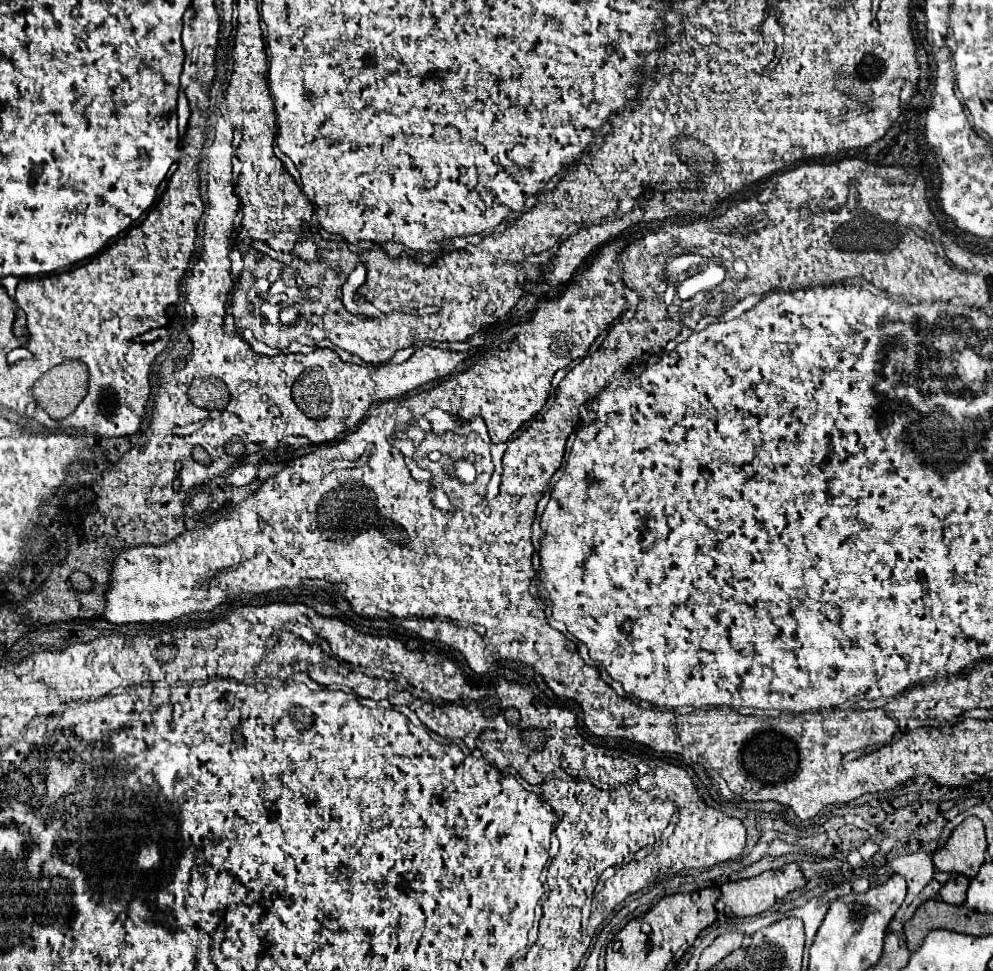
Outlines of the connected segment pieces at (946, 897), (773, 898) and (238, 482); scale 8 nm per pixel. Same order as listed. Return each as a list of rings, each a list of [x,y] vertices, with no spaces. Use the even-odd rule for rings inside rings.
[[[955,876],[951,878],[941,890],[939,890],[939,896],[943,902],[947,904],[963,904],[965,902],[965,892],[969,888],[969,880],[965,876]]]
[[[785,864],[783,868],[779,870],[767,870],[759,876],[753,876],[753,878],[747,878],[747,880],[737,880],[737,882],[725,882],[719,886],[719,890],[723,892],[721,900],[725,904],[723,912],[725,916],[733,918],[747,918],[747,916],[755,916],[755,914],[761,914],[765,912],[767,908],[771,908],[777,900],[781,900],[785,894],[793,892],[793,890],[799,890],[805,886],[805,876],[803,872],[799,870],[797,864]]]
[[[245,464],[245,466],[239,466],[237,470],[231,472],[229,482],[235,486],[247,486],[251,480],[255,480],[255,476],[257,476],[257,468],[251,464]]]

